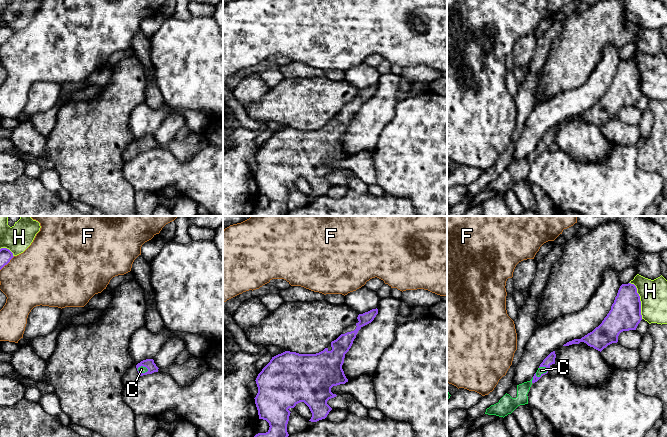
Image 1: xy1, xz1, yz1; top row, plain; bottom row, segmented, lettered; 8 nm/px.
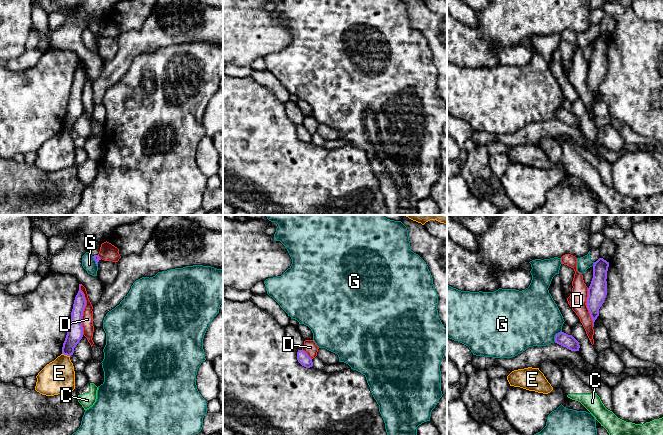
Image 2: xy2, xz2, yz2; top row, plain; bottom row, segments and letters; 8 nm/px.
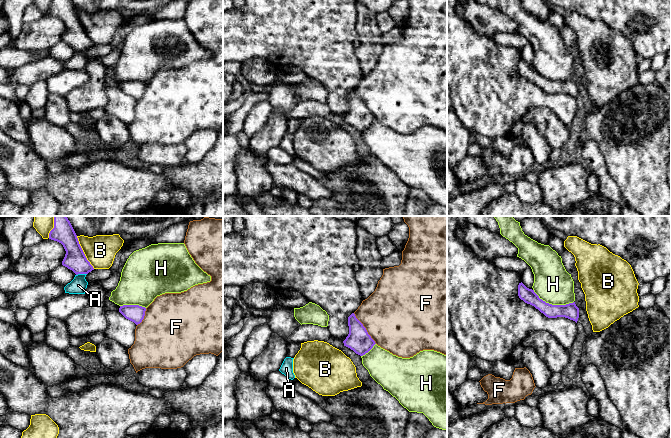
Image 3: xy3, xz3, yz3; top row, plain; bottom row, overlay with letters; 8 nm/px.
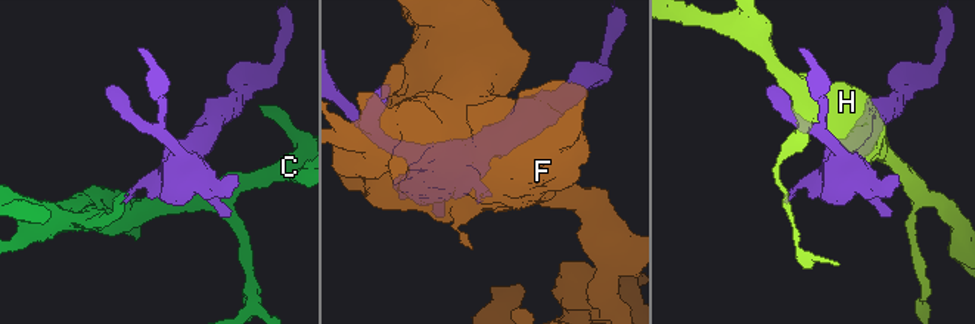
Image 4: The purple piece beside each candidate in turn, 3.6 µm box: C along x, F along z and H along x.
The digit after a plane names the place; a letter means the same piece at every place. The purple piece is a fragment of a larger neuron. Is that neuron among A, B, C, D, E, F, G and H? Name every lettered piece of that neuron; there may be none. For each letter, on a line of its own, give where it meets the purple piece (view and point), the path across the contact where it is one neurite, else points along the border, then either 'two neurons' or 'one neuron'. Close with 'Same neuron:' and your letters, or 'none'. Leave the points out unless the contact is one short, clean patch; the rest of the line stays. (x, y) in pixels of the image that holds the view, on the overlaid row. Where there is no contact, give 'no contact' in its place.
A: xy3 (81, 273) | along xy3 (86, 273), (78, 273), (76, 275) | two neurons
B: xy3 (83, 252) | two neurons
C: yz1 (543, 373) | across yz1 (550, 359), (543, 373), (541, 370) | one neuron
D: xy2 (83, 309) | two neurons
E: xy2 (66, 354) | along xy2 (62, 353), (69, 356) | two neurons
F: xz3 (365, 328) | two neurons
G: yz2 (555, 336) | two neurons
H: yz3 (551, 304) | two neurons
Same neuron: C

